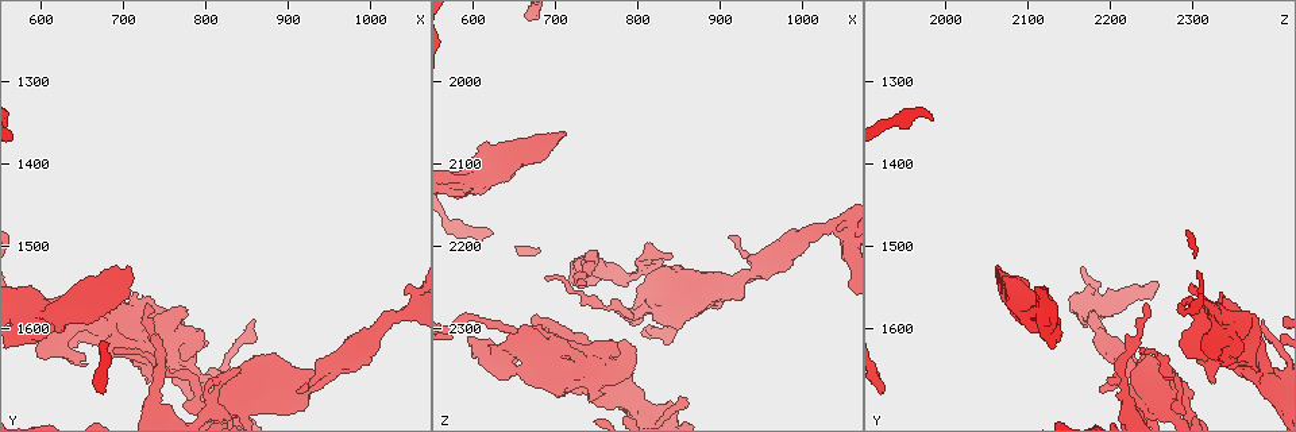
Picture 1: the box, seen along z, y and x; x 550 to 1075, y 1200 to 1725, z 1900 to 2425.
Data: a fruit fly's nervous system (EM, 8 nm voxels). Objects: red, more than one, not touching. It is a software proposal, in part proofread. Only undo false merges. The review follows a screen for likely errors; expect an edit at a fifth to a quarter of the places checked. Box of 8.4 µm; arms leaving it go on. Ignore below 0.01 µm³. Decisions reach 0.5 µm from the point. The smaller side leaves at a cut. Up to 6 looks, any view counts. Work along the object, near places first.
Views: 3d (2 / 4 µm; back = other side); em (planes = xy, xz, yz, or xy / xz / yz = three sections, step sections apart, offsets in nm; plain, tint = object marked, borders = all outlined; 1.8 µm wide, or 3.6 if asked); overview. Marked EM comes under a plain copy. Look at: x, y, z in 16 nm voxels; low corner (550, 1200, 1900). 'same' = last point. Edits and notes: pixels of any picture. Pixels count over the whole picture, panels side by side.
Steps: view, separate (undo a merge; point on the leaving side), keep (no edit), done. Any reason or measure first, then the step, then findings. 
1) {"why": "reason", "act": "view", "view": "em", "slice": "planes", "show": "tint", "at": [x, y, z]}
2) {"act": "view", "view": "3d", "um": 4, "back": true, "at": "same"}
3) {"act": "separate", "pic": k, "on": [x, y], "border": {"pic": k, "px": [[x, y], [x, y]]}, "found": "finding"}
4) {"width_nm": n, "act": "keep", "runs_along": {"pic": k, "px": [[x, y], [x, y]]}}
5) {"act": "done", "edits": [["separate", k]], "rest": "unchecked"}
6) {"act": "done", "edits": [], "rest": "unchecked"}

{"why": "thick turns thin", "act": "view", "view": "3d", "um": 2, "at": [585, 1580, 2120]}

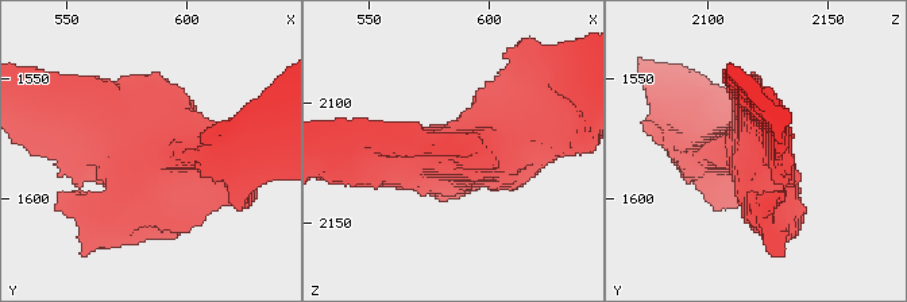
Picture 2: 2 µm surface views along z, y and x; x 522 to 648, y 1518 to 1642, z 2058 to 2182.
{"act": "view", "view": "em", "slice": "xz", "step": 4, "show": "tint", "at": [585, 1580, 2120]}

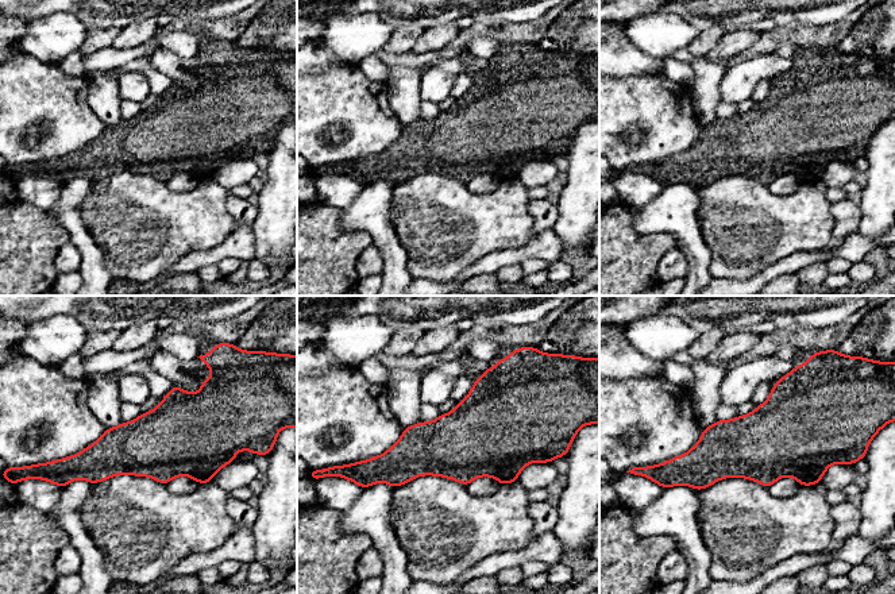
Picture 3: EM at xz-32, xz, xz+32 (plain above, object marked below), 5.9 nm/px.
{"act": "view", "view": "em", "slice": "planes", "show": "borders", "at": "same"}

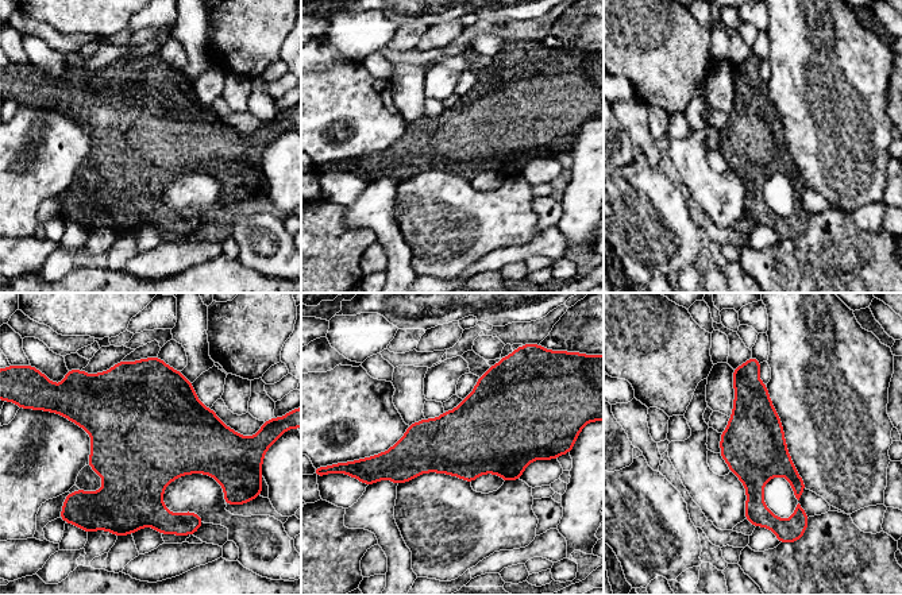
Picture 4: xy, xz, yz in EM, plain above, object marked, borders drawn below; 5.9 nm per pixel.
{"width_nm": 380, "act": "keep", "runs_along": {"pic": 4, "px": [[750, 363], [754, 501], [770, 524]]}, "found": "all the same neuron"}

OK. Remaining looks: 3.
{"why": "sharp bend", "act": "view", "view": "em", "slice": "yz", "step": 8, "show": "tint", "at": [630, 1610, 2330]}

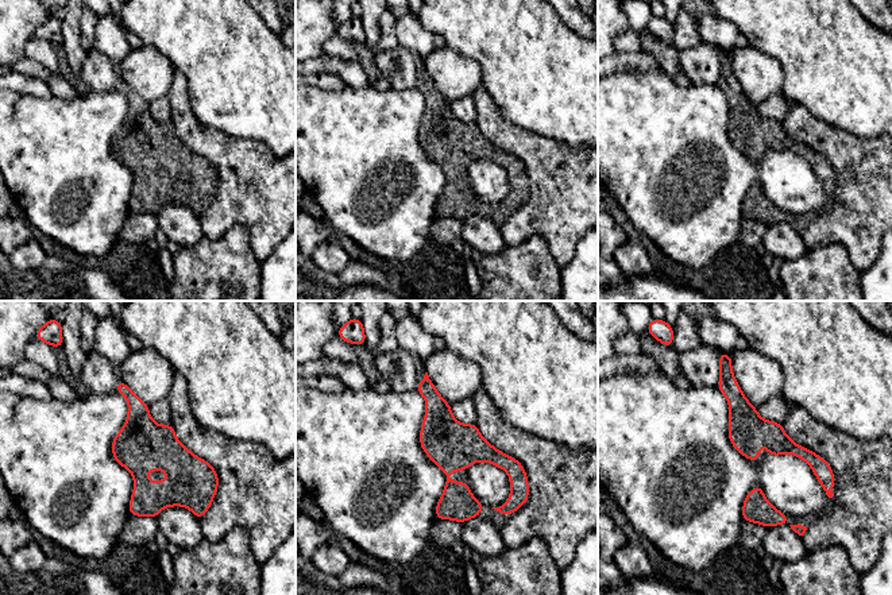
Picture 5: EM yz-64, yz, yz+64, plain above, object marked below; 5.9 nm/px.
{"act": "view", "view": "em", "slice": "planes", "show": "tint", "at": "same"}

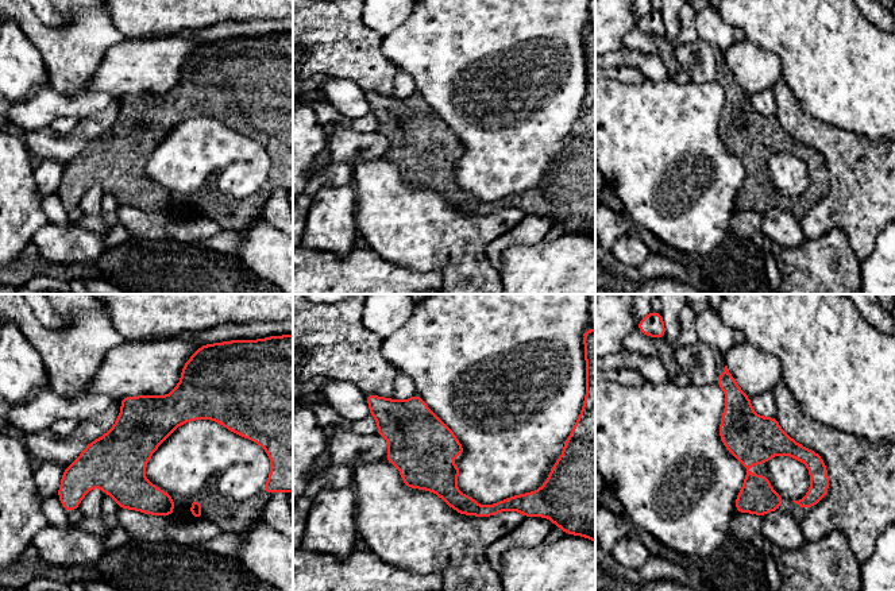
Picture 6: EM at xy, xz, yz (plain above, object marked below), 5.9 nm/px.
{"act": "keep", "found": "continuous, no second neuron"}

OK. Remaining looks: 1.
{"act": "done", "edits": [], "rest": "unchecked"}

